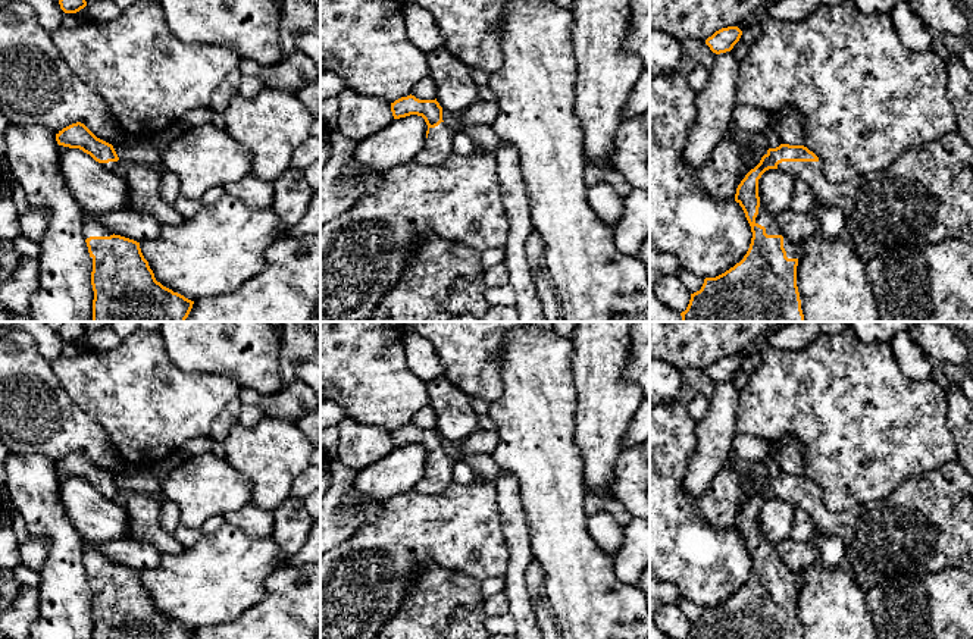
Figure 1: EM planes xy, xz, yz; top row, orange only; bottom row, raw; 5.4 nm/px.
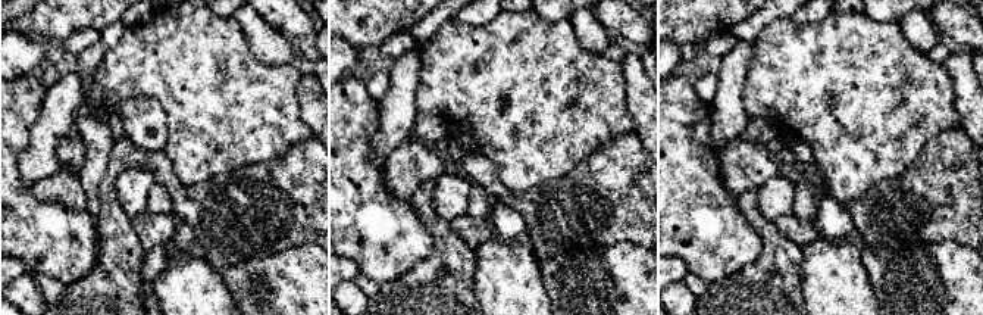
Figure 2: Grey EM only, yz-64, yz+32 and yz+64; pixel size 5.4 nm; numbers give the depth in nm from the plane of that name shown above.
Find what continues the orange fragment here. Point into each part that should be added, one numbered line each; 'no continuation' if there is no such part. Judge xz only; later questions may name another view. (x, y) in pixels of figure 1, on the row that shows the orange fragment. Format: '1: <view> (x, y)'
1: xz (437, 147)

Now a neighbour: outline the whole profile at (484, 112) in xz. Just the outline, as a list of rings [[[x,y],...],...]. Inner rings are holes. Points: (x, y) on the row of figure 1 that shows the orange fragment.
[[[479,100],[476,104],[467,107],[462,116],[460,123],[462,125],[492,125],[494,120],[500,115],[500,104],[498,100],[495,101],[485,101]]]

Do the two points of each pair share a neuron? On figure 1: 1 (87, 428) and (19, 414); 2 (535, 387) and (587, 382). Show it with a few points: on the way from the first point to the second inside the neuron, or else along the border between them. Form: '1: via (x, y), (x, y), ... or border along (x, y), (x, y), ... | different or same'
1: via (71, 428), (55, 426), (36, 414) | same
2: border along (575, 350), (572, 360), (573, 417) | different

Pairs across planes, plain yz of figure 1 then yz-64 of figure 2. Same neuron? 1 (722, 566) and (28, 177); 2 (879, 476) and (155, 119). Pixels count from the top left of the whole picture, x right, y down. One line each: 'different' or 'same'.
1: different
2: different

